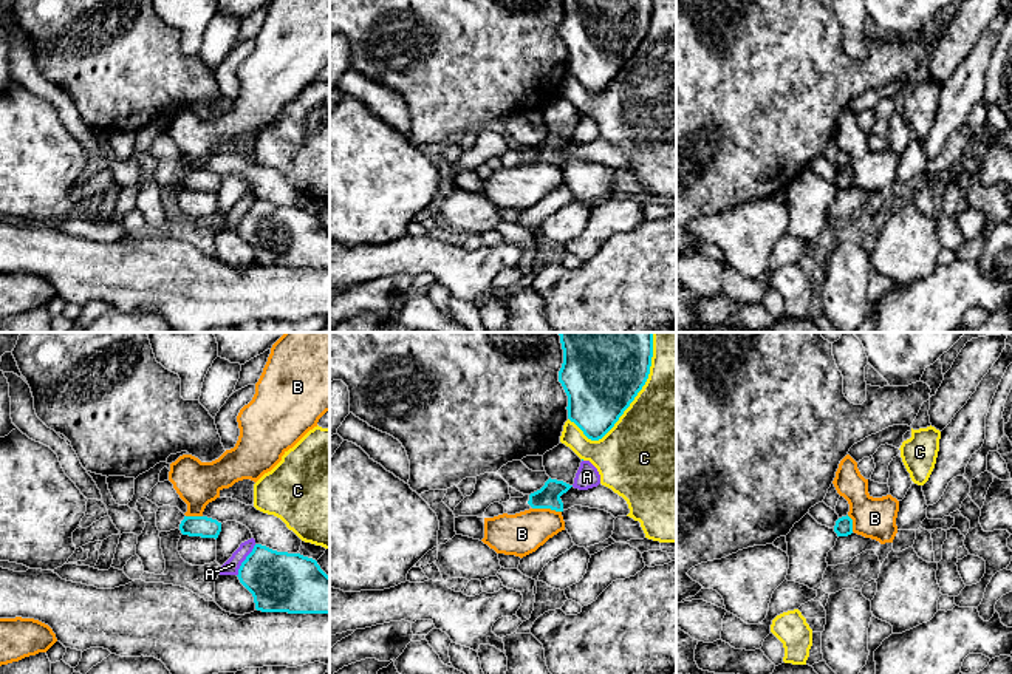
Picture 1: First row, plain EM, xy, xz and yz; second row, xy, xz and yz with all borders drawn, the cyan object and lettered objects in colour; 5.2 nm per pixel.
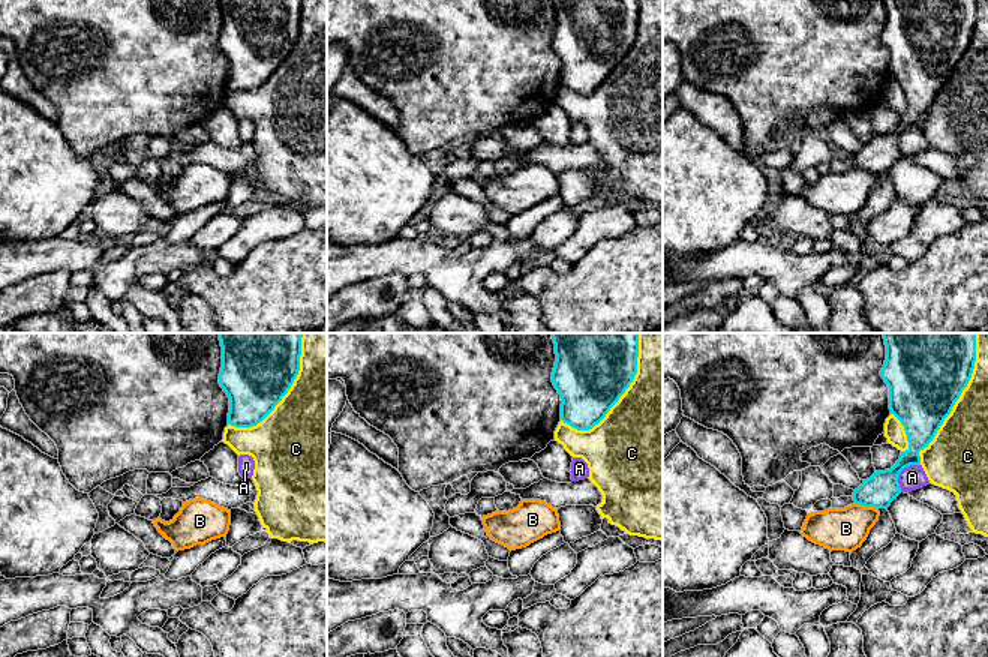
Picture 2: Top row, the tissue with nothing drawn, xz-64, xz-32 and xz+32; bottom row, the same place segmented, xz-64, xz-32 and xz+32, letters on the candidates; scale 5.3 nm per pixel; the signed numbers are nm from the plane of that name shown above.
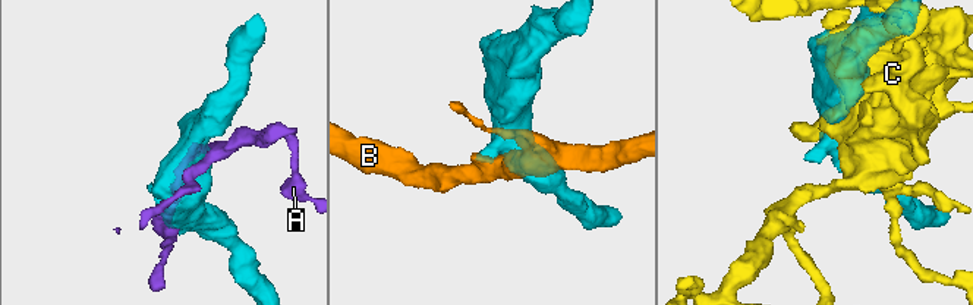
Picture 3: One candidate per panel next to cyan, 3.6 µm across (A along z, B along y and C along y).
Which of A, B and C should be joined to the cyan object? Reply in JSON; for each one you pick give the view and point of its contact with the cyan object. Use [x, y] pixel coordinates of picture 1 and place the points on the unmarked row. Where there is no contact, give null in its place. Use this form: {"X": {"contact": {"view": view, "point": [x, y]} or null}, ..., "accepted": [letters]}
{"accepted": []}

